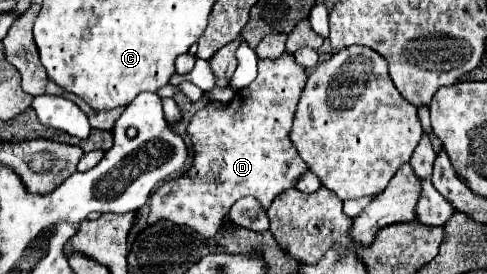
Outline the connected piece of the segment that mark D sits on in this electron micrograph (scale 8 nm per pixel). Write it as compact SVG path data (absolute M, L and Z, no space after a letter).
M284 52L282 58L260 60L256 80L250 86L238 90L226 110L214 110L214 108L198 110L188 126L188 136L194 146L194 166L184 176L164 182L150 196L148 224L154 224L164 218L182 226L190 226L202 236L214 236L236 200L244 196L252 196L262 204L264 210L268 210L270 204L282 192L294 188L302 178L302 174L308 170L306 162L302 162L302 156L290 142L294 112L304 84L306 84L304 68L294 62L292 54Z

